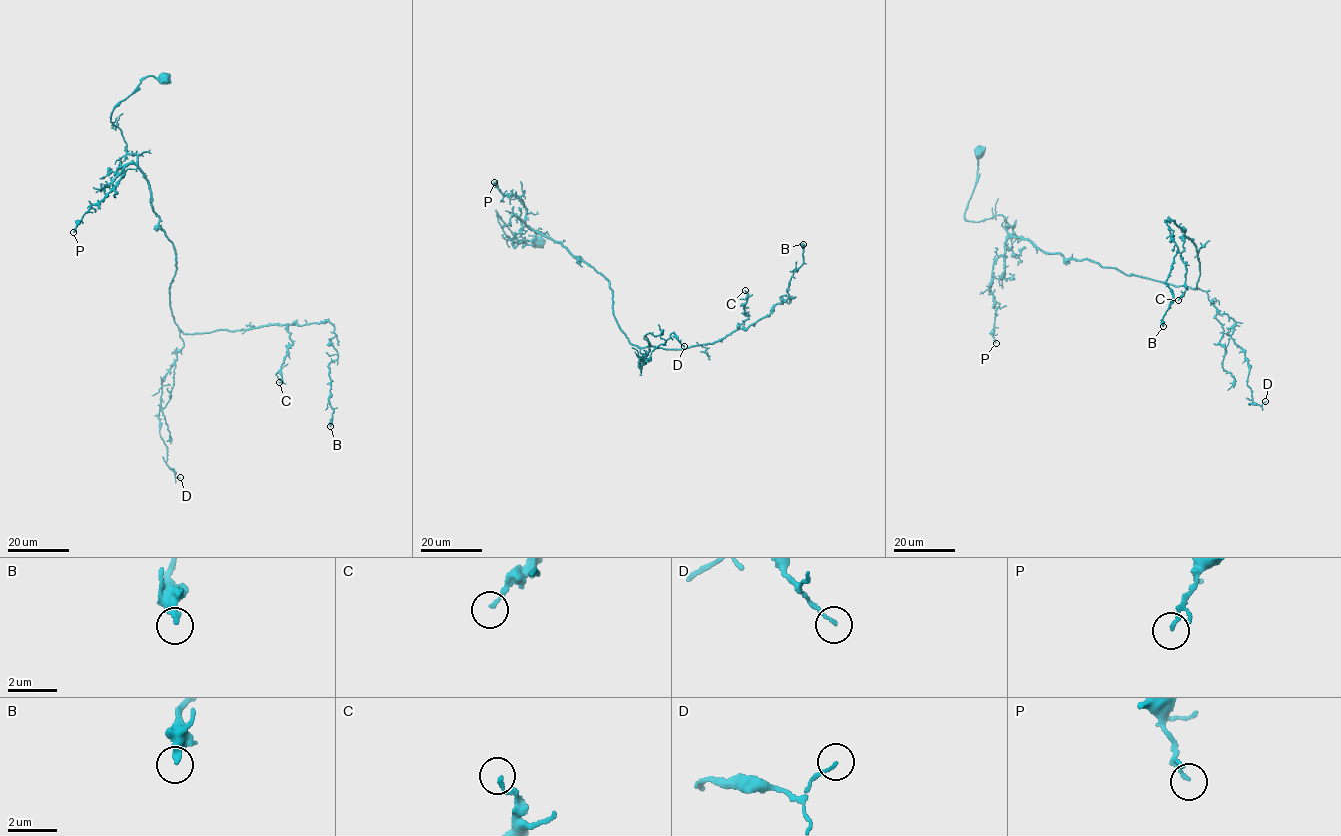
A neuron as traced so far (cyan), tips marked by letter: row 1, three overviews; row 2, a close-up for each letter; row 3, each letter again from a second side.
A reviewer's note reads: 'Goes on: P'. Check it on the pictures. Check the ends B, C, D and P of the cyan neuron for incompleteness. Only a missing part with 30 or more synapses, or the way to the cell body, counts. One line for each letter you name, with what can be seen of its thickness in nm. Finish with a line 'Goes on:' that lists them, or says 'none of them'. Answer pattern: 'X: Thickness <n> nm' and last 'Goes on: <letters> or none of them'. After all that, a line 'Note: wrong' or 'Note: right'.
Goes on: none of them
Note: wrong

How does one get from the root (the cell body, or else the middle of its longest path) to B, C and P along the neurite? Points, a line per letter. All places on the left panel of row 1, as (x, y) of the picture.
B: (163, 78), (146, 76), (110, 121), (137, 155), (175, 250), (173, 319), (193, 334), (332, 324), (330, 426)
C: (163, 78), (146, 76), (110, 121), (175, 250), (173, 319), (193, 334), (286, 325), (279, 382)
P: (163, 78), (146, 76), (113, 110), (110, 121), (137, 160), (123, 168), (117, 185), (91, 206), (73, 232)

